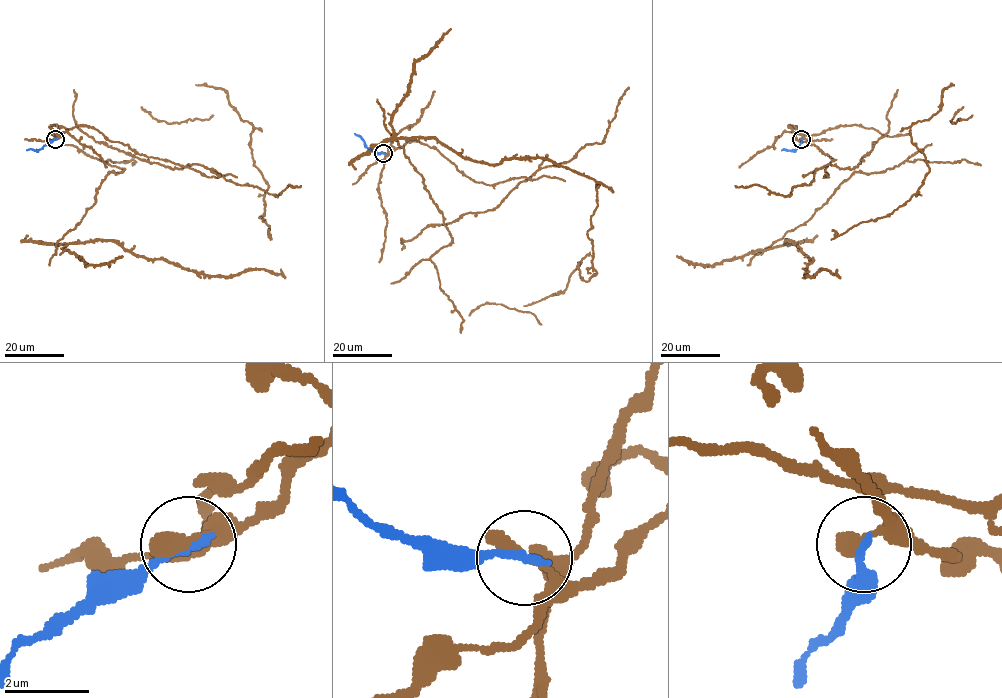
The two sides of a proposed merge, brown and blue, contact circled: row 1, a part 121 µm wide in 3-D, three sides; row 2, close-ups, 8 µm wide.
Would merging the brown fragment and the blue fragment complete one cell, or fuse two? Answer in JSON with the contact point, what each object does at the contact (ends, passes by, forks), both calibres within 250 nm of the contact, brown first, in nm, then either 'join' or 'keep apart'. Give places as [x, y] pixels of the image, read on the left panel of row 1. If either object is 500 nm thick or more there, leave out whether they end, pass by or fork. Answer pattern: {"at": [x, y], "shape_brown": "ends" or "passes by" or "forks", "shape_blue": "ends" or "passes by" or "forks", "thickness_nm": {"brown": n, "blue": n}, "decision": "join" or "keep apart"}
{"at": [55, 139], "shape_brown": "ends", "shape_blue": "ends", "thickness_nm": {"brown": 360, "blue": 220}, "decision": "keep apart"}

